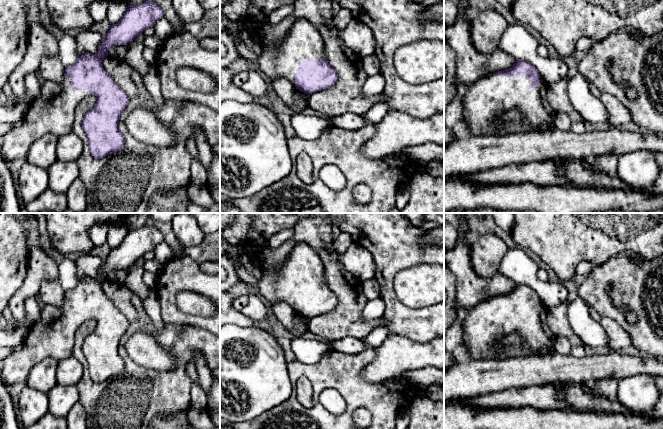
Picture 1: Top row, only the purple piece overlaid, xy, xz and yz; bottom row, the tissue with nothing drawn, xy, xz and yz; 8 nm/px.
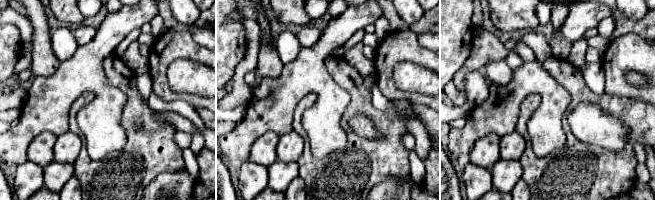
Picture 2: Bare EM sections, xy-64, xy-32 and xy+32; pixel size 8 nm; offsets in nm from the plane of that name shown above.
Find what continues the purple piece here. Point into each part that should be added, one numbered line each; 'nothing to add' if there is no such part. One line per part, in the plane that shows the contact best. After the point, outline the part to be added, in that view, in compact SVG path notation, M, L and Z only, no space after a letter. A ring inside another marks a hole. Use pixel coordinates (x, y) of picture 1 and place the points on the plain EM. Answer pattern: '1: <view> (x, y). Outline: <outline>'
1: yz (486, 324). Outline: M496 297L482 301L470 309L463 325L463 342L470 359L509 359L512 357L527 357L537 355L543 347L548 348L549 355L555 353L555 341L551 330L545 330L547 314L544 306L535 312L526 310L533 308L525 300L500 300ZM512 333L517 333L520 340L513 345L501 346L503 338Z

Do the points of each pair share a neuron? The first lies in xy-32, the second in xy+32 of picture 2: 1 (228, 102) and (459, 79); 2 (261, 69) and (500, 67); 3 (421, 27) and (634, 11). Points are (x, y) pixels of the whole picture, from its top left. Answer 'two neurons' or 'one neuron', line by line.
1: one neuron
2: one neuron
3: two neurons

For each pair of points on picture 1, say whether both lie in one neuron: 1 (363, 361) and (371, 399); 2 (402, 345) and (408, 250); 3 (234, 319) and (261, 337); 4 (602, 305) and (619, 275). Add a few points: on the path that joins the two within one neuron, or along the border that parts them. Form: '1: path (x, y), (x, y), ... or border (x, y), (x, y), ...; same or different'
1: path (357, 370), (357, 385), (362, 390); same
2: border (393, 334), (426, 342); different
3: border (230, 324), (252, 326); different
4: path (602, 296), (602, 285), (610, 277); same

